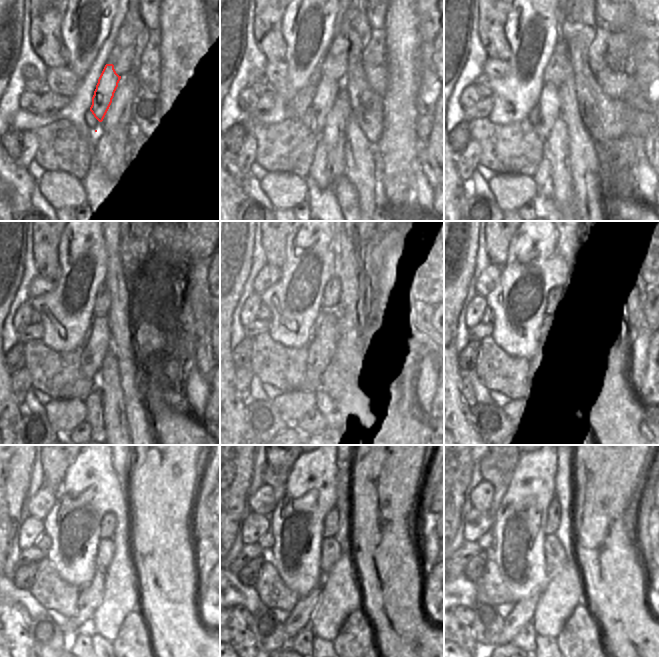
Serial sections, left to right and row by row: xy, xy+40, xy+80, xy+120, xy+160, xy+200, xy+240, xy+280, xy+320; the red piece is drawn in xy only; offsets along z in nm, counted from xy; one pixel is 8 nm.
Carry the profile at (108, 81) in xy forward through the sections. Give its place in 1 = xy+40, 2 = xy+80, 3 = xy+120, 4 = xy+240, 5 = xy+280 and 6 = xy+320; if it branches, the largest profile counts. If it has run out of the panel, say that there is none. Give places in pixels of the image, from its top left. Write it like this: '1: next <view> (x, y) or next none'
1: next xy+40 (327, 90)
2: next xy+80 (548, 104)
3: next xy+120 (100, 343)
4: next xy+240 (91, 595)
5: next xy+280 (299, 617)
6: next xy+320 (522, 613)

